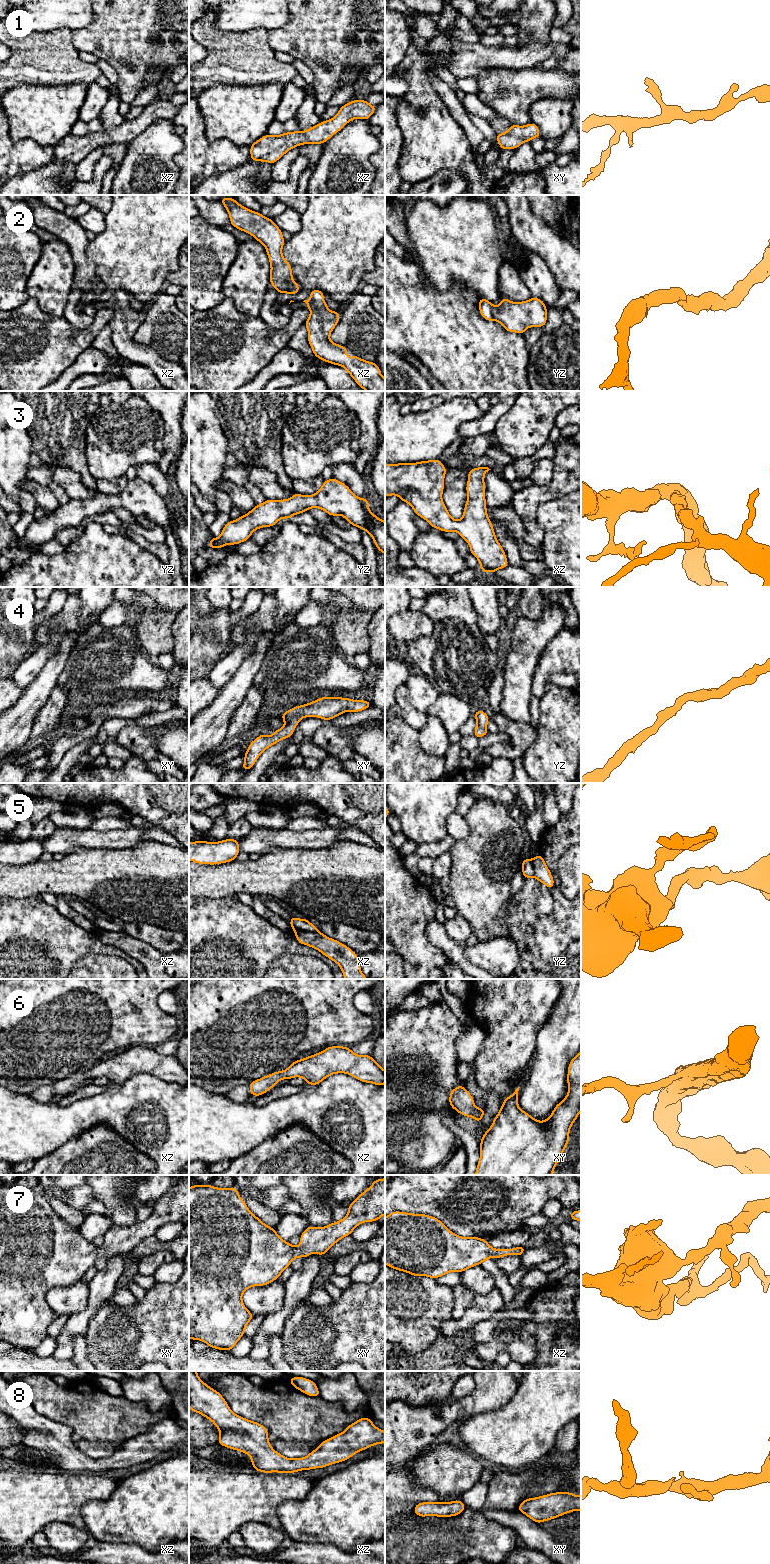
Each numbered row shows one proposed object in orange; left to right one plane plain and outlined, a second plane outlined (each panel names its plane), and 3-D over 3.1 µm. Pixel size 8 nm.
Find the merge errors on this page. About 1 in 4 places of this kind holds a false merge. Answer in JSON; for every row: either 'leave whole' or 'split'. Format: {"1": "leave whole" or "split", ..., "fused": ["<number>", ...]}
{"1": "leave whole", "2": "leave whole", "3": "leave whole", "4": "leave whole", "5": "split", "6": "leave whole", "7": "leave whole", "8": "leave whole", "fused": ["5"]}

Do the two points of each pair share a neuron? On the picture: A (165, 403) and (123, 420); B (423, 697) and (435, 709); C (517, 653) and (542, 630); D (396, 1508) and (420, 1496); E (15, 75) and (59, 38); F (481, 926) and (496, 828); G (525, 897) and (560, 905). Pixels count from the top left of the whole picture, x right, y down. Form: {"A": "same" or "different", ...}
{"A": "different", "B": "different", "C": "same", "D": "different", "E": "same", "F": "same", "G": "different"}

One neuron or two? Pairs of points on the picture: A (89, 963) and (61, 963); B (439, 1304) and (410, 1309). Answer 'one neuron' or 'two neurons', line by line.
A: two neurons
B: one neuron

